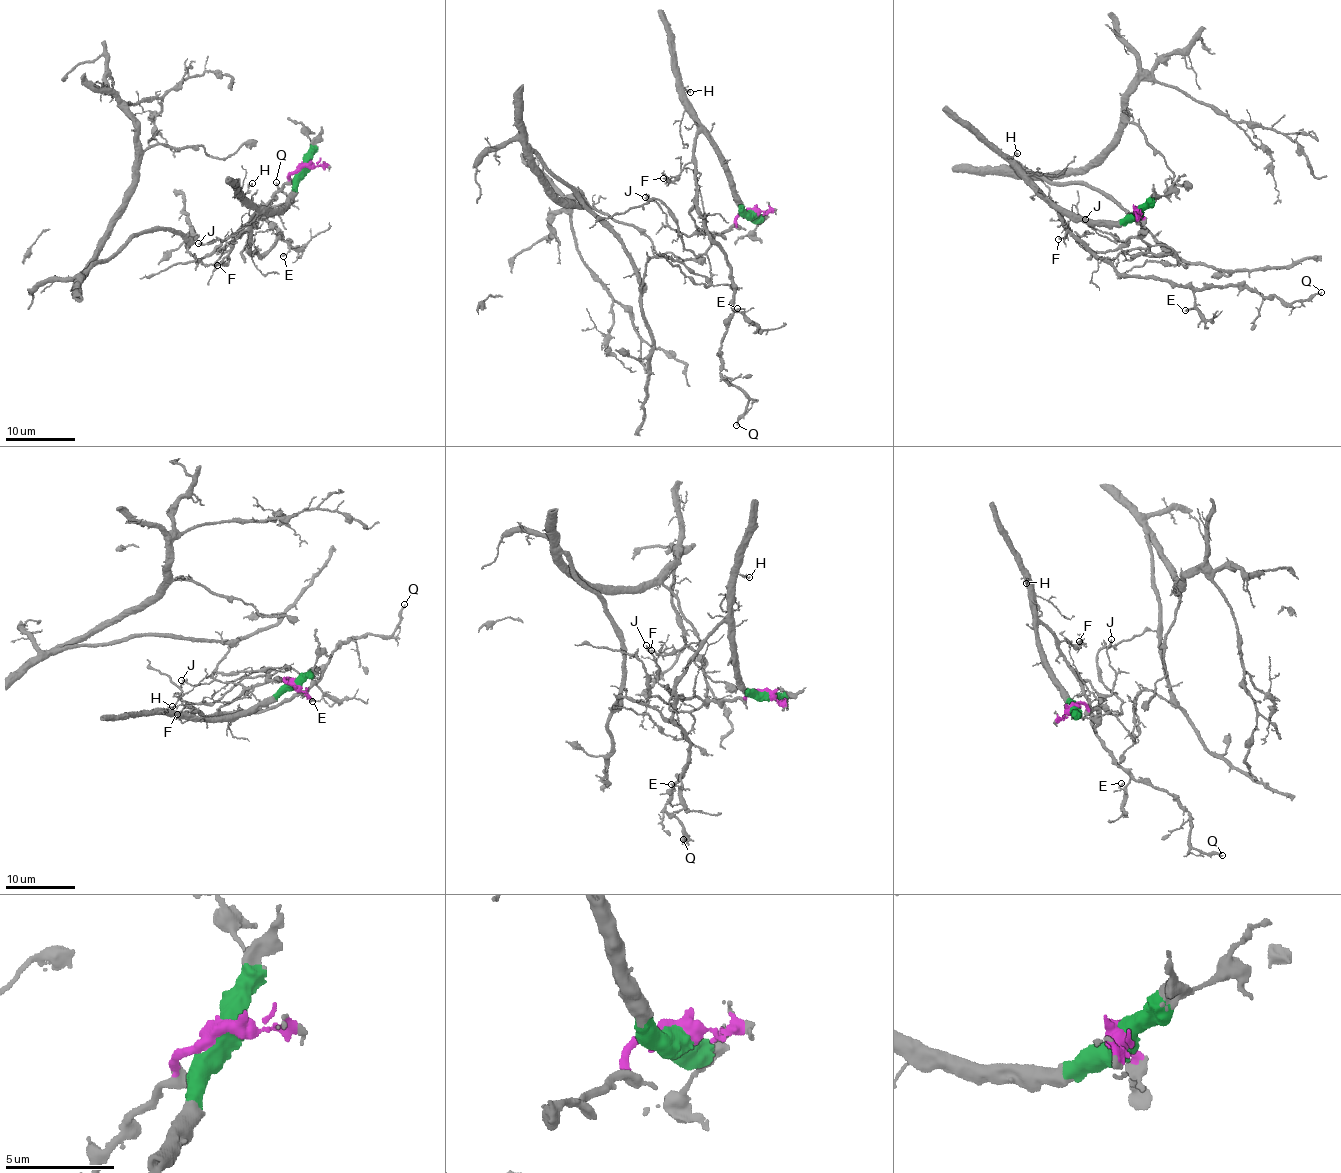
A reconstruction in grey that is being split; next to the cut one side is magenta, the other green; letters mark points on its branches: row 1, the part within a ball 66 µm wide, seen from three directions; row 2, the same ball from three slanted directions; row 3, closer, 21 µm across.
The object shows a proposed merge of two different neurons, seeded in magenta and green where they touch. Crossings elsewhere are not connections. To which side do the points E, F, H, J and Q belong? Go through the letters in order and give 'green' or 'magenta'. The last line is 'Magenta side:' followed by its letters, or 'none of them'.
E: green
F: green
H: green
J: magenta
Q: green
Magenta side: J

